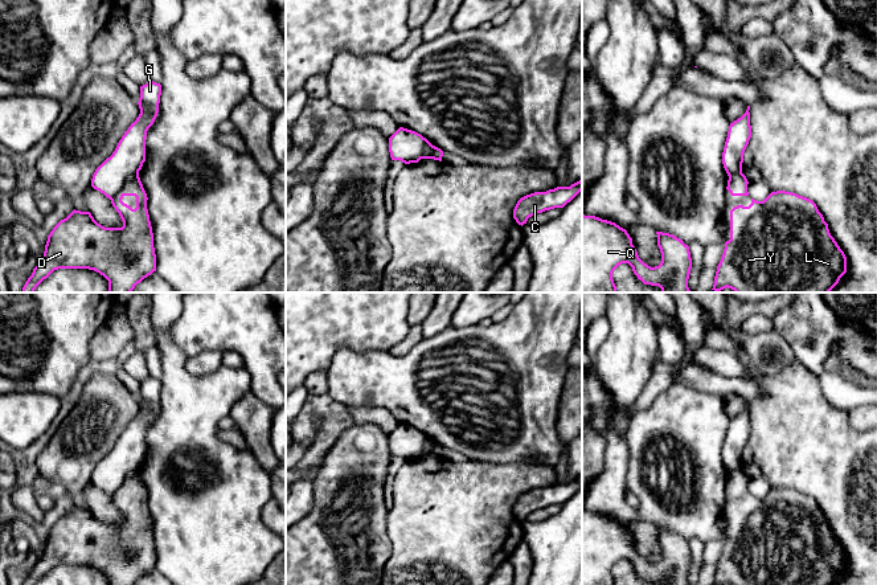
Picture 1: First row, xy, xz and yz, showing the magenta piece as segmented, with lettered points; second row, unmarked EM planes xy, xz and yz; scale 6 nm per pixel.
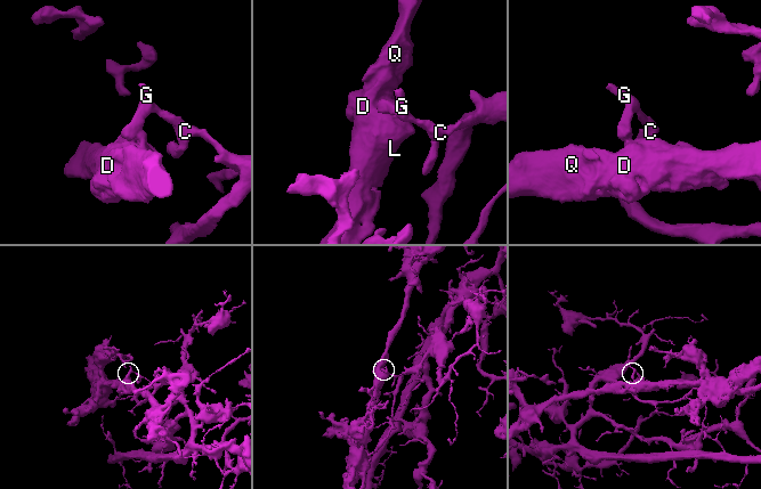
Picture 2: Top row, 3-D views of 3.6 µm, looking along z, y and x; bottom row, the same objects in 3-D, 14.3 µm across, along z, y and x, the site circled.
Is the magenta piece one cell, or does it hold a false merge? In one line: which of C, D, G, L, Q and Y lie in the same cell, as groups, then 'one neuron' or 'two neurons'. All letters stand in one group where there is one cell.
C G / D L Q Y | two neurons

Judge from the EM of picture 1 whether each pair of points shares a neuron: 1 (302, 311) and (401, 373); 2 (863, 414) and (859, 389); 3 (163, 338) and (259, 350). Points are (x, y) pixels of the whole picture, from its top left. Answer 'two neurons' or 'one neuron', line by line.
1: two neurons
2: two neurons
3: two neurons

